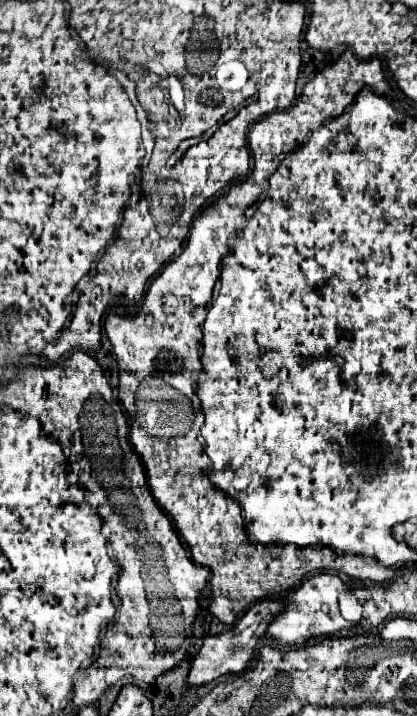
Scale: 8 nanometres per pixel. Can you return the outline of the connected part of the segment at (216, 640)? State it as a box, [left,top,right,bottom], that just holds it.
[186,601,282,687]

